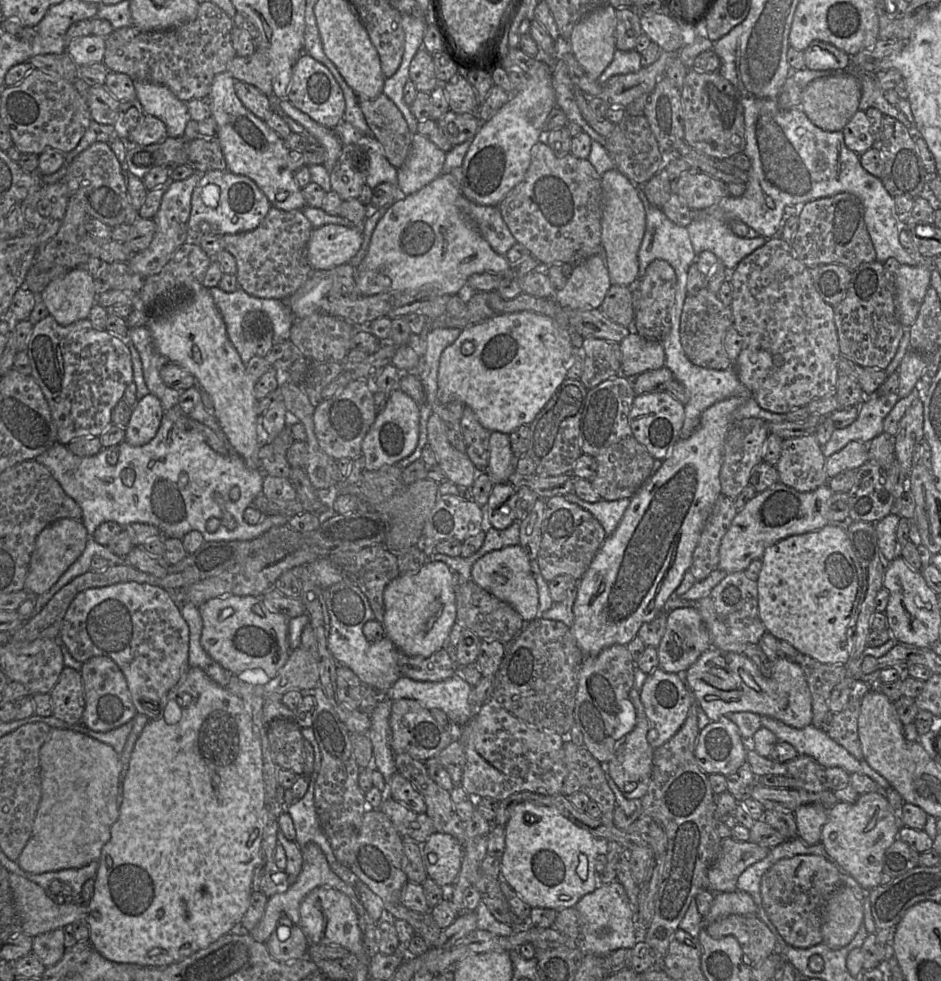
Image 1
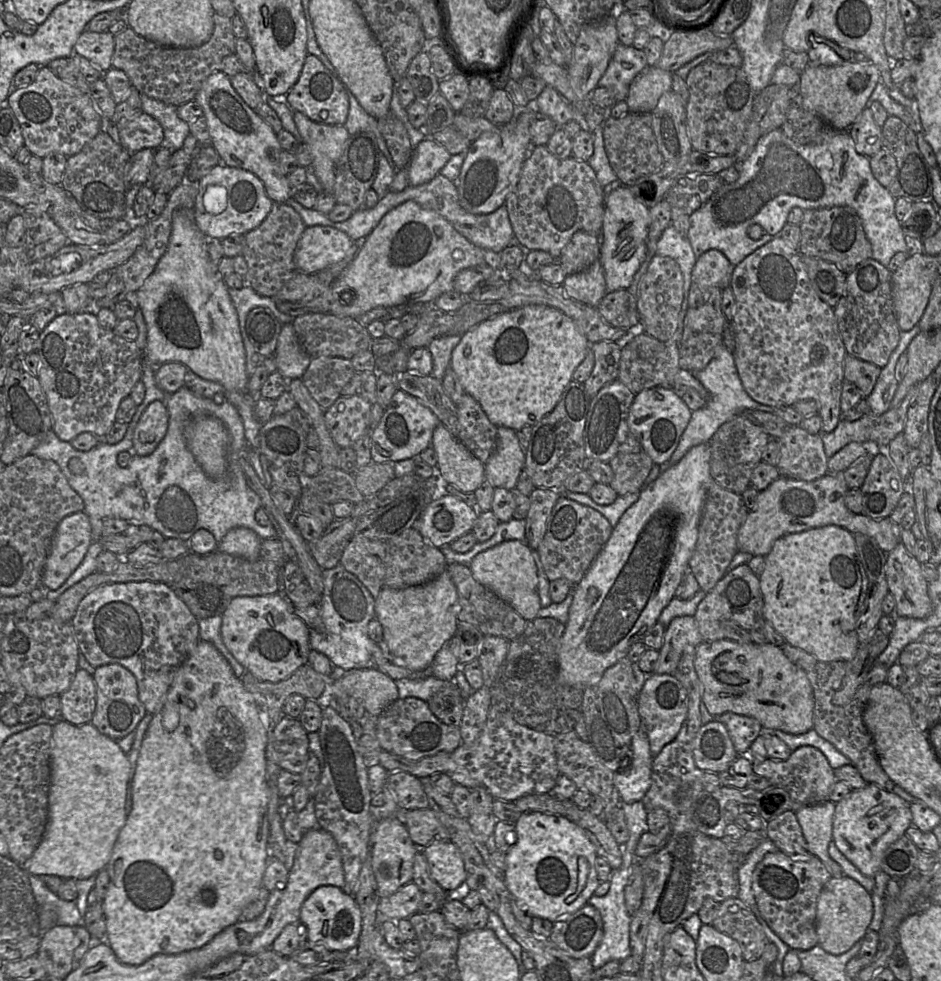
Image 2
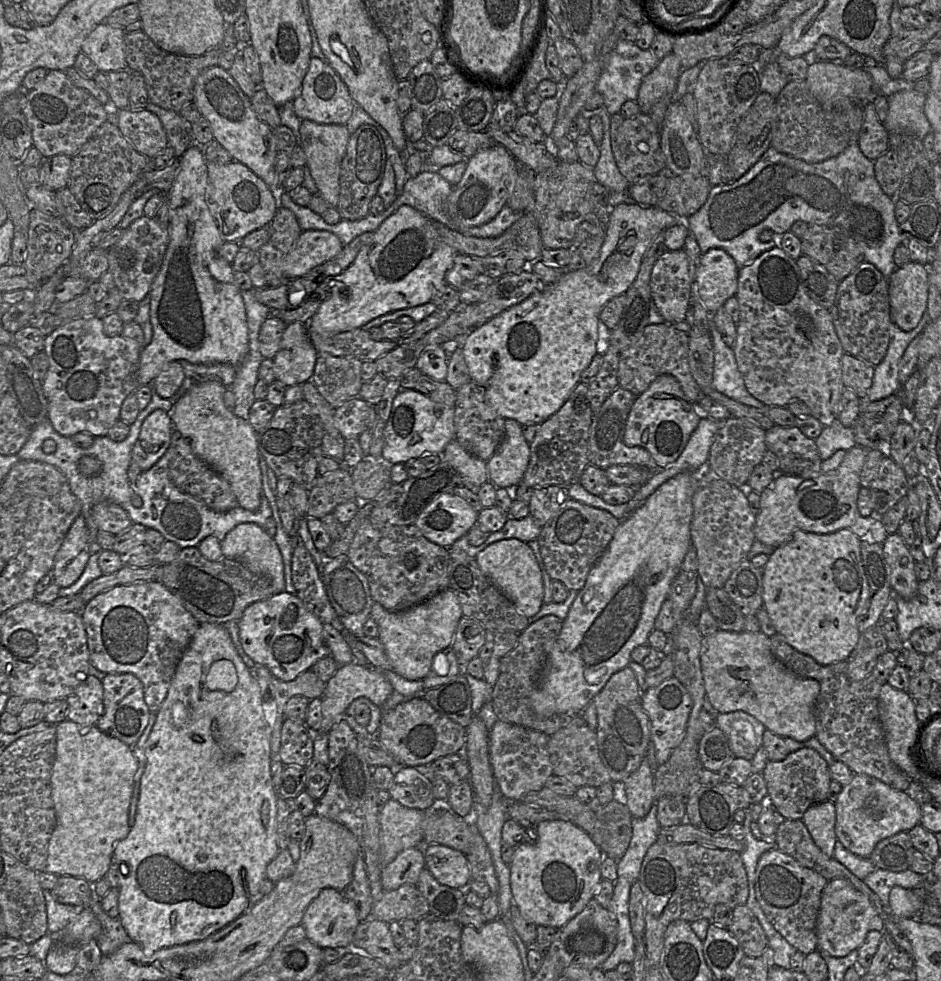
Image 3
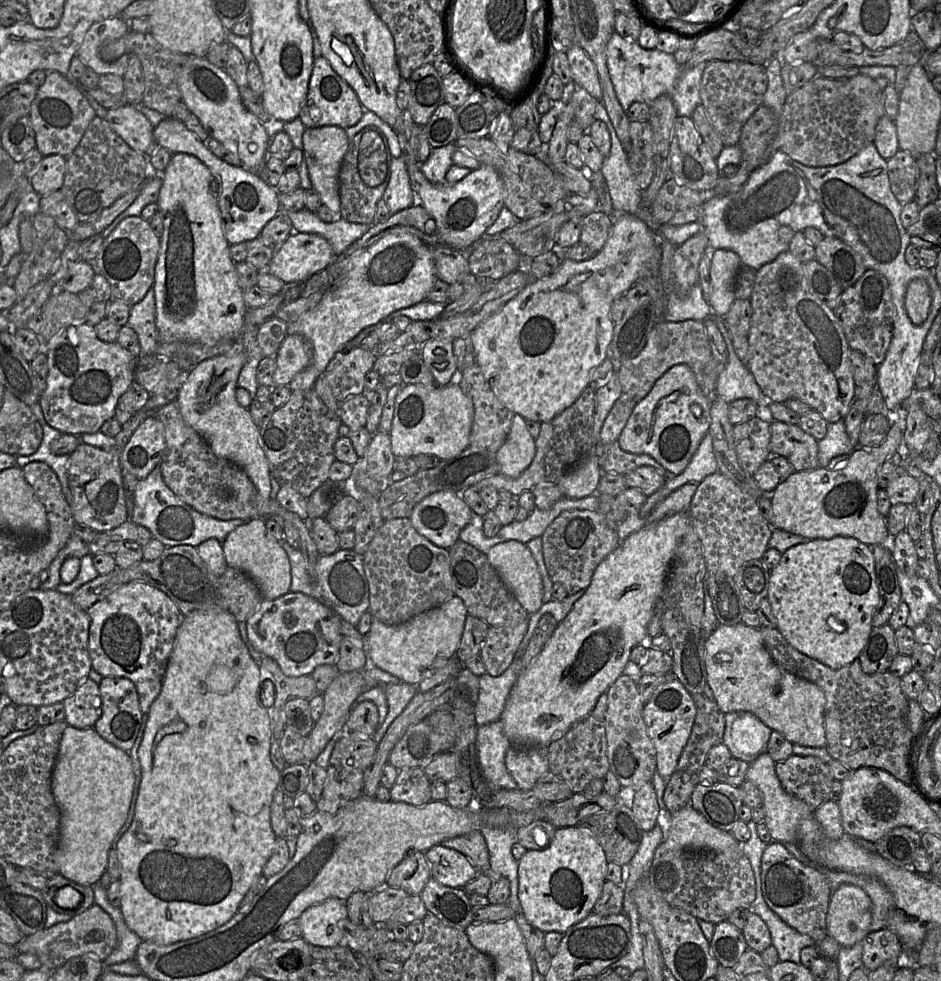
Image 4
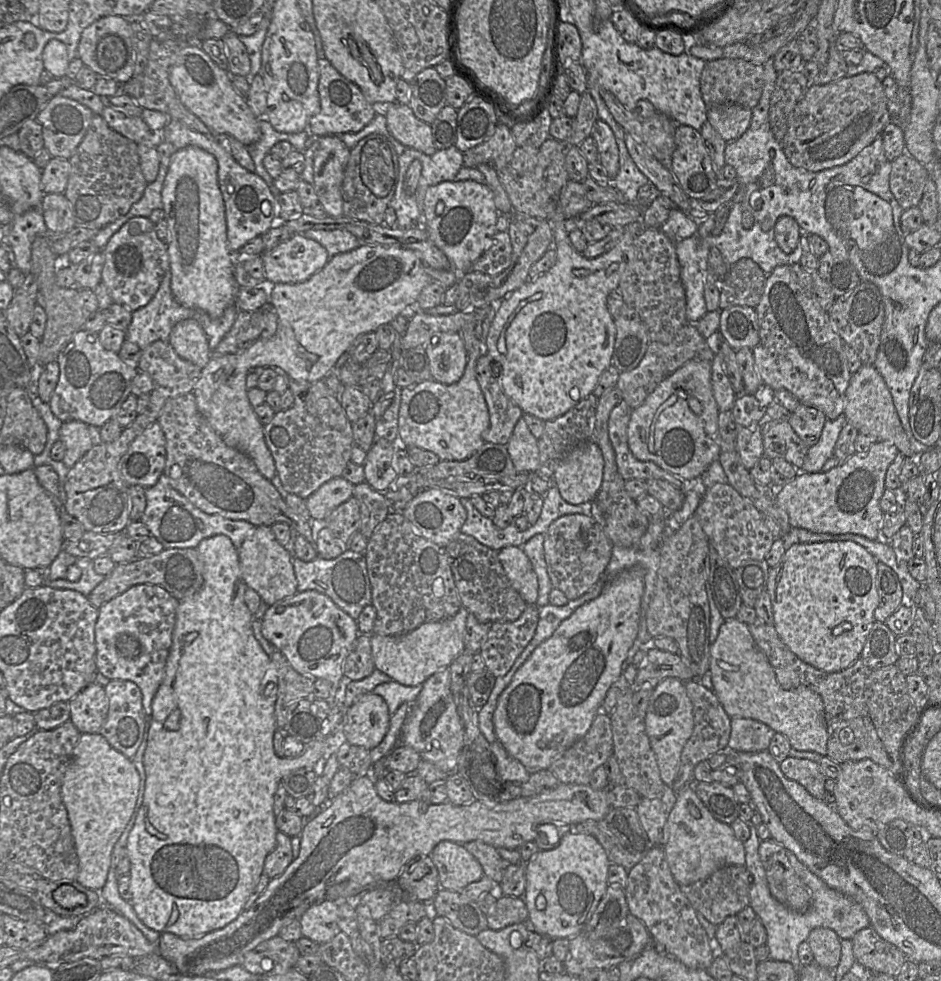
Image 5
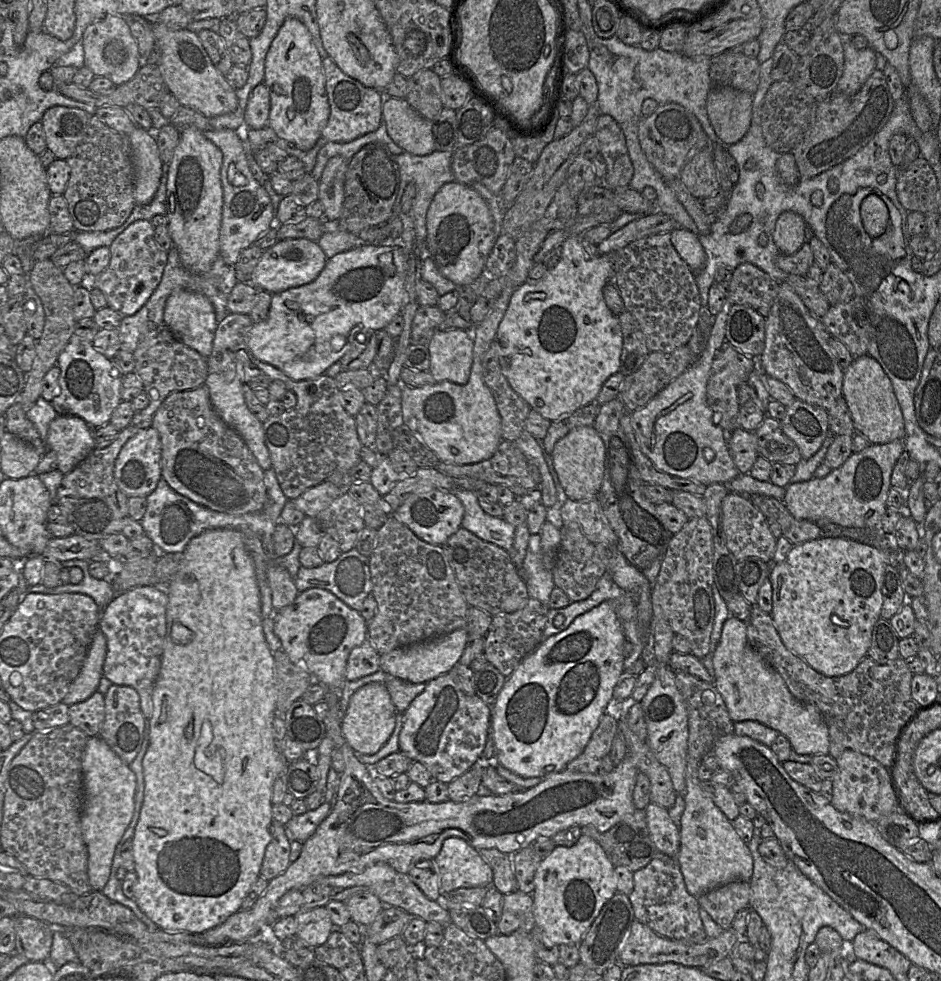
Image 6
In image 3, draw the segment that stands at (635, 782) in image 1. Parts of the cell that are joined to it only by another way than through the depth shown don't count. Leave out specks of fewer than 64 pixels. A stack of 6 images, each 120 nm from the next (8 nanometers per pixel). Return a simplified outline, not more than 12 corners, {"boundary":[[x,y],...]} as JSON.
{"boundary":[[645,758],[623,783],[634,818],[654,804],[653,773]]}

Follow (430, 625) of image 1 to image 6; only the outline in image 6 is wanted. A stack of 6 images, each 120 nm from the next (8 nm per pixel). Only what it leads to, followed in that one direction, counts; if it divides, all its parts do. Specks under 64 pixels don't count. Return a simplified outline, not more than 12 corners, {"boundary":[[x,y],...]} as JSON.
{"boundary":[[468,631],[380,655],[380,669],[427,683],[459,662]]}

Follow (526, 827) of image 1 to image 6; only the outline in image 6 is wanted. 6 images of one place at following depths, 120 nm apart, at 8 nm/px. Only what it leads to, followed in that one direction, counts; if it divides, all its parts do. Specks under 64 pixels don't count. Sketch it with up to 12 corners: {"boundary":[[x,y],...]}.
{"boundary":[[582,834],[534,877],[535,923],[579,945],[617,892],[615,866]]}

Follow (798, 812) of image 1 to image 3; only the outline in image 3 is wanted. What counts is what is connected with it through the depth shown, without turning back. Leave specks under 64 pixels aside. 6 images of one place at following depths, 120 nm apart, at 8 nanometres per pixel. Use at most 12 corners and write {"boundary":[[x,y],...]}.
{"boundary":[[835,803],[812,805],[801,820],[819,849],[833,857]]}

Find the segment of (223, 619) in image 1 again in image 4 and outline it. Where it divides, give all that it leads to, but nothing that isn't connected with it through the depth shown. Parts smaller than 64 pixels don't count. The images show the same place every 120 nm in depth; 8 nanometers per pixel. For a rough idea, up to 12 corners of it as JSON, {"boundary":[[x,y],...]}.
{"boundary":[[303,593],[263,599],[255,650],[286,676],[337,664],[341,620]]}

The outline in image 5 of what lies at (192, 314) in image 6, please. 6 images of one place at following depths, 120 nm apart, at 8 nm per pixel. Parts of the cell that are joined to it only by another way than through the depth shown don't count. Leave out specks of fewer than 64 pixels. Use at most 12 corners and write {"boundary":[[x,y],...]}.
{"boundary":[[195,319],[179,321],[169,343],[200,369],[211,359],[206,334]]}

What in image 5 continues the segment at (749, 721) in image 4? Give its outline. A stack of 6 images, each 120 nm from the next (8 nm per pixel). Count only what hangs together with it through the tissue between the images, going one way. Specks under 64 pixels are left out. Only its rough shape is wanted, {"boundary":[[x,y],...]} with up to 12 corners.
{"boundary":[[731,718],[728,750],[767,750],[775,731]]}

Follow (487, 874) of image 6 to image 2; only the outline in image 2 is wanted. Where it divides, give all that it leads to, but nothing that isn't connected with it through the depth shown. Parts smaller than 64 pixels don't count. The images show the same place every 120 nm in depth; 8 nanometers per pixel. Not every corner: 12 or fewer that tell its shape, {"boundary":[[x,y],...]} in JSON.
{"boundary":[[451,841],[422,848],[432,879],[445,891],[465,882],[462,854]]}

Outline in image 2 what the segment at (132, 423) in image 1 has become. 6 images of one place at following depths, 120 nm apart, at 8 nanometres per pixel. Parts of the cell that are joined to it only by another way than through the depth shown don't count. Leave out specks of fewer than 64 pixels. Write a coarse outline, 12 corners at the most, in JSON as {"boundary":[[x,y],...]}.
{"boundary":[[153,401],[133,433],[133,454],[148,456],[166,435],[167,407]]}

